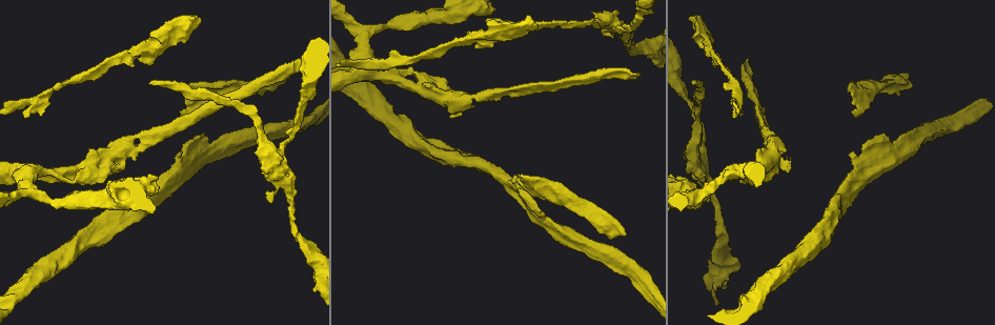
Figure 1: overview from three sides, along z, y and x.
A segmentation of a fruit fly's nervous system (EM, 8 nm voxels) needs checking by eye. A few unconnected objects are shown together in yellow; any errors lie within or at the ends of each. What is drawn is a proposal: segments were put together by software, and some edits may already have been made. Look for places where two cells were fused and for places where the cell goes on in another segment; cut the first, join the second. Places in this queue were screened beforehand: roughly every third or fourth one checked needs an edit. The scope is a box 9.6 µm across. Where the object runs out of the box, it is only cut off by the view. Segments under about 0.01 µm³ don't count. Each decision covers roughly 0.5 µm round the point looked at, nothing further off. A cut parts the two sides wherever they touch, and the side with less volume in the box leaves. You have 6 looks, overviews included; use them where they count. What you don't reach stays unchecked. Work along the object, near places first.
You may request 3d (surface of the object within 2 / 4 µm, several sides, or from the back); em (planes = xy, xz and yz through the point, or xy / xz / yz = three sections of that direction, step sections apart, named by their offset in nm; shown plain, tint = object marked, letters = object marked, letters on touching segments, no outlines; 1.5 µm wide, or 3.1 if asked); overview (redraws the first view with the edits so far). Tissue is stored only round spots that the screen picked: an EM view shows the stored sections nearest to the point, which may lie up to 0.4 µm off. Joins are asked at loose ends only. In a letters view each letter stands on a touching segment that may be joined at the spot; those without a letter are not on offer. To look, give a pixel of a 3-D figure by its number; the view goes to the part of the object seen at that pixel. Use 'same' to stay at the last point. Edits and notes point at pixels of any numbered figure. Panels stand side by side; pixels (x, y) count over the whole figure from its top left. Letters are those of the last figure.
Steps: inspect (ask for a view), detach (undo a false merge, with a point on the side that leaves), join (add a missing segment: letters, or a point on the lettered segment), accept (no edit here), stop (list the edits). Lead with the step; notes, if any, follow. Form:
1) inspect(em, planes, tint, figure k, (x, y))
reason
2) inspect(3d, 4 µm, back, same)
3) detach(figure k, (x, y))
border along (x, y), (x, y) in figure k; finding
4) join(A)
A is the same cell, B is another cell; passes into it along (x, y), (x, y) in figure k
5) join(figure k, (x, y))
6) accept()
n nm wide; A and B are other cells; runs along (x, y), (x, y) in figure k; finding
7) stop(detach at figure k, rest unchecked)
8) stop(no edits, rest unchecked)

inspect(3d, 4 µm, figure 1, (205, 96))

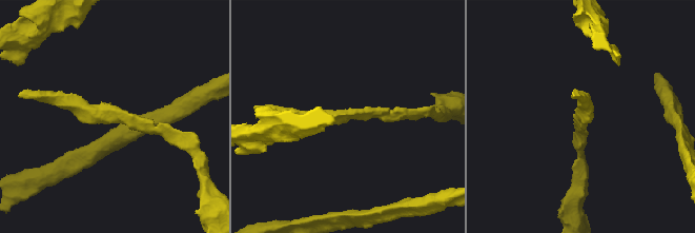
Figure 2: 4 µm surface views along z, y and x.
inspect(em, planes, plain, figure 2, (579, 116))

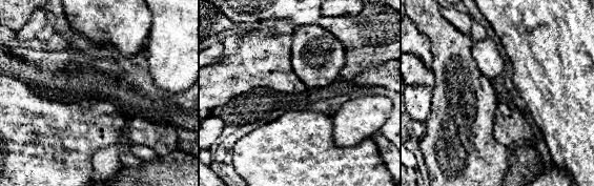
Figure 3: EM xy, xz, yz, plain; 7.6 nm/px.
inspect(em, planes, letters, same)

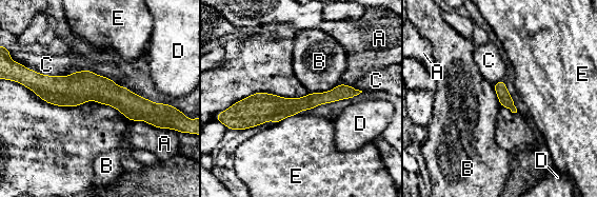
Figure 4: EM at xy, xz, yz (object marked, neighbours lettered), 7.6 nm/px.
accept()
A, B, C, D and E are other cells; runs along (20, 79), (143, 103) in figure 4; one cell here

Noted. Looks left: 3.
inspect(em, planes, tint, figure 1, (162, 25))

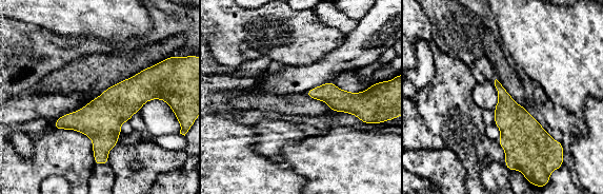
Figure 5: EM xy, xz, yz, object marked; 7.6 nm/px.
inspect(em, planes, letters, same)
see the neighbours

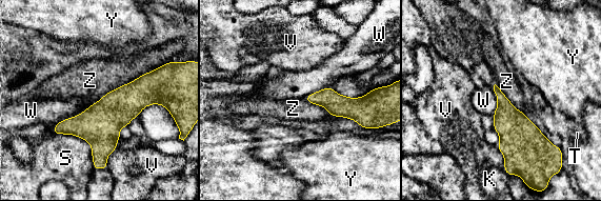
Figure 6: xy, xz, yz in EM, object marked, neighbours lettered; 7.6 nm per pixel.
accept()
K, S, T, V, W, Y and Z are other cells; none of them fits

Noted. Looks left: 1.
inspect(em, planes, letters, figure 1, (625, 233))
an open end

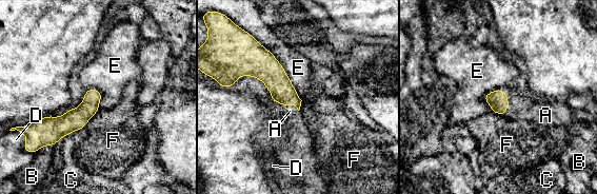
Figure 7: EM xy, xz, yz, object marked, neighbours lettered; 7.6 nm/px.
join(A)
140 nm wide; E touches over 550 nm; A is the same cell, B, C, D, E and F are other cells; it goes on there

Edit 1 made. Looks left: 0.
stop(join at figure 7, rest unchecked)

